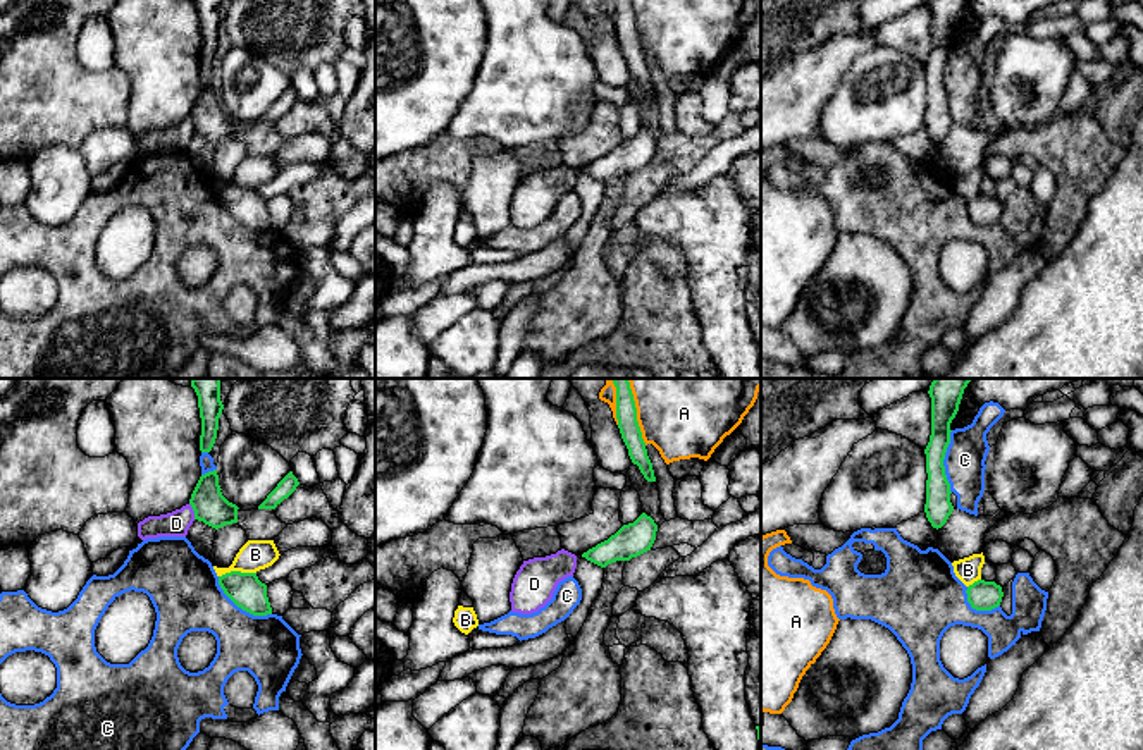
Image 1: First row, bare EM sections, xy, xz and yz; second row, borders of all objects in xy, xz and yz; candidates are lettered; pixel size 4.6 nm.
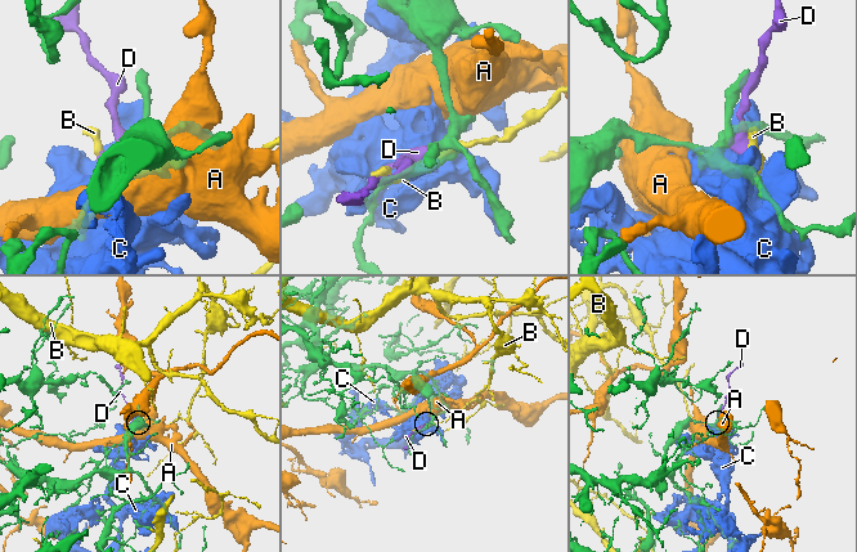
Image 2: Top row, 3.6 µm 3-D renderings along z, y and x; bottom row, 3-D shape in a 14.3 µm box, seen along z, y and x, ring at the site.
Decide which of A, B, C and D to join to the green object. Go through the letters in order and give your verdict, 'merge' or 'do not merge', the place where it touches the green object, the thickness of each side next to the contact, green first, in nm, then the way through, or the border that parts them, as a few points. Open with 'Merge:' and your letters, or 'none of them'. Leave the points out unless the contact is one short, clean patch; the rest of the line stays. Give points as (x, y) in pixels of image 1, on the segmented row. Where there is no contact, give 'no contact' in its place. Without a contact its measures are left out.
Merge: none of them
A: do not merge | xz (636, 411) | 100/480 nm
B: do not merge | xy (236, 571) | 160/140 nm
C: do not merge | xy (240, 606) | 160/320 nm
D: do not merge | xy (193, 510) | 160/120 nm | along xy (190, 503), (195, 518)

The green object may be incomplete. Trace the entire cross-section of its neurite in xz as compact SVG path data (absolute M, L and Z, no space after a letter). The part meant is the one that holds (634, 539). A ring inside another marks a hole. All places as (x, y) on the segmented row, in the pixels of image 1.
M642 513L633 523L623 525L608 540L584 552L582 557L601 568L616 561L630 561L632 557L651 550L656 532L658 525L654 519Z

